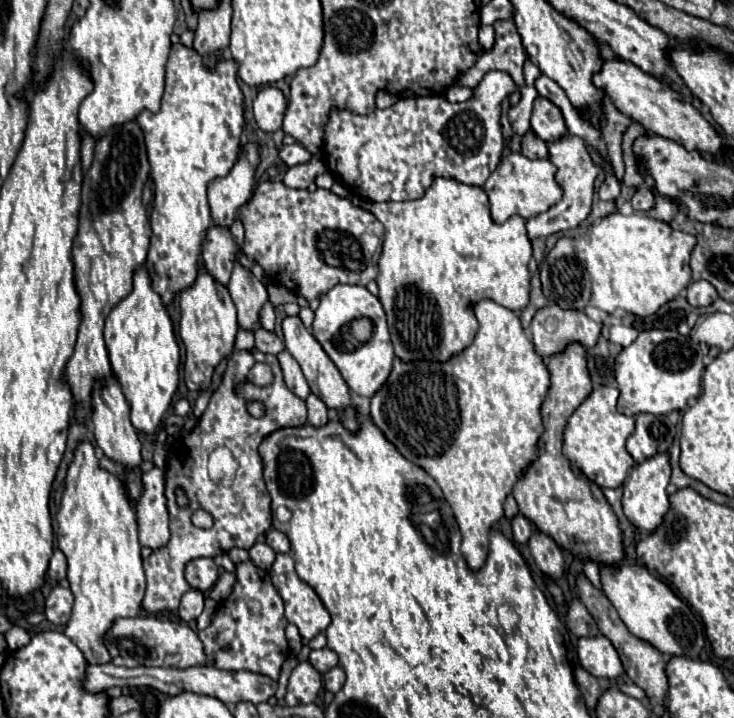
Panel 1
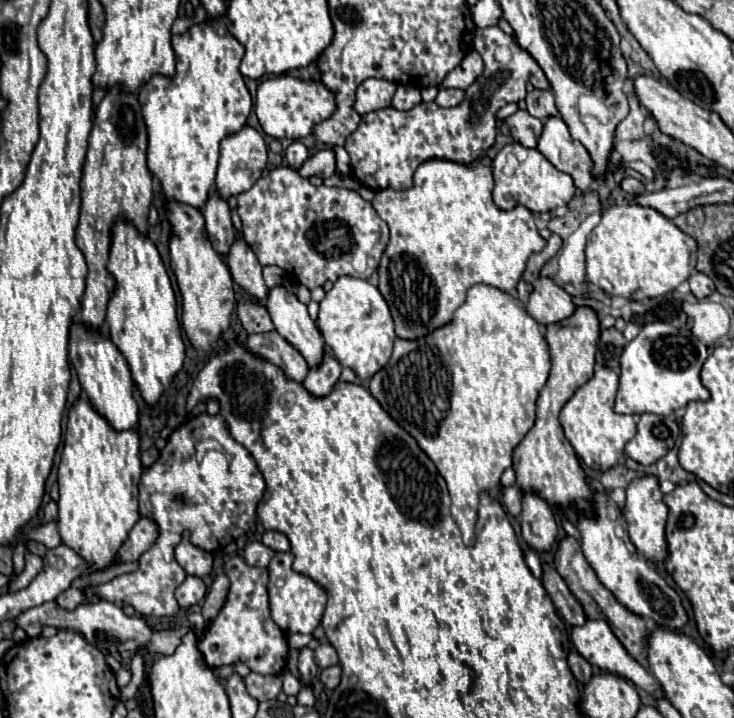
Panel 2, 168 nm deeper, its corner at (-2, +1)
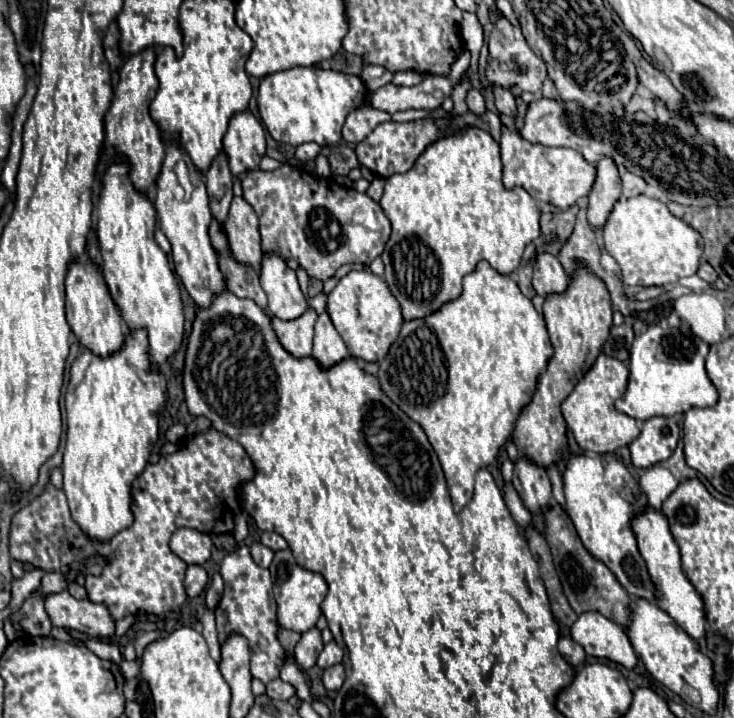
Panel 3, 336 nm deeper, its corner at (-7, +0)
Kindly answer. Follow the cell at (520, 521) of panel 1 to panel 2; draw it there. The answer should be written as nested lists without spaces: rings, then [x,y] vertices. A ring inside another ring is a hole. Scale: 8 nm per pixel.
[[[517,487],[503,489],[503,507],[511,517],[519,517],[521,513],[521,493]]]

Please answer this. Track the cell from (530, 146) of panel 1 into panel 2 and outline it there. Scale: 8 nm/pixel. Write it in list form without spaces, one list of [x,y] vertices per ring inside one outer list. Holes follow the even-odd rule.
[[[517,111],[515,115],[507,117],[505,123],[509,125],[511,137],[513,137],[515,141],[519,141],[523,147],[529,147],[529,149],[535,149],[535,147],[537,147],[539,135],[541,135],[541,131],[543,131],[541,119],[535,119],[535,117],[529,115],[527,111]]]

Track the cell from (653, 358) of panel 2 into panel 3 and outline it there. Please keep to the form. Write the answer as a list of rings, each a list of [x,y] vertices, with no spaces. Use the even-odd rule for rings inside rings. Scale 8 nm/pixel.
[[[652,326],[640,334],[630,352],[630,380],[624,396],[616,402],[616,410],[636,420],[654,416],[684,414],[694,406],[714,406],[718,390],[706,374],[704,360],[708,346],[694,334],[682,334],[680,328]]]

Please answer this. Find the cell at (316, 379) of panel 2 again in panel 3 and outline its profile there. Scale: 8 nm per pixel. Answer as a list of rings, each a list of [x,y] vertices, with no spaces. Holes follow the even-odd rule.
[[[322,312],[316,320],[312,356],[316,356],[320,364],[336,364],[336,360],[344,360],[344,356],[348,356],[348,348],[336,332],[328,312]]]

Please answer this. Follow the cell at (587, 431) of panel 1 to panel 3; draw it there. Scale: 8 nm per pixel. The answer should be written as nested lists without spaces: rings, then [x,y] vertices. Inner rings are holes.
[[[600,354],[562,402],[562,416],[584,452],[616,452],[618,448],[628,446],[640,434],[638,422],[614,408],[614,400],[624,394],[626,384],[628,368],[620,360]]]

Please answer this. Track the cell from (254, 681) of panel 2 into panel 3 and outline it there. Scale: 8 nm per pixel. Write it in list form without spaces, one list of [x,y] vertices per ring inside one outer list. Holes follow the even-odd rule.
[[[276,678],[268,684],[268,696],[274,700],[290,700],[292,696],[296,696],[296,690],[292,684],[286,684],[280,678]]]

